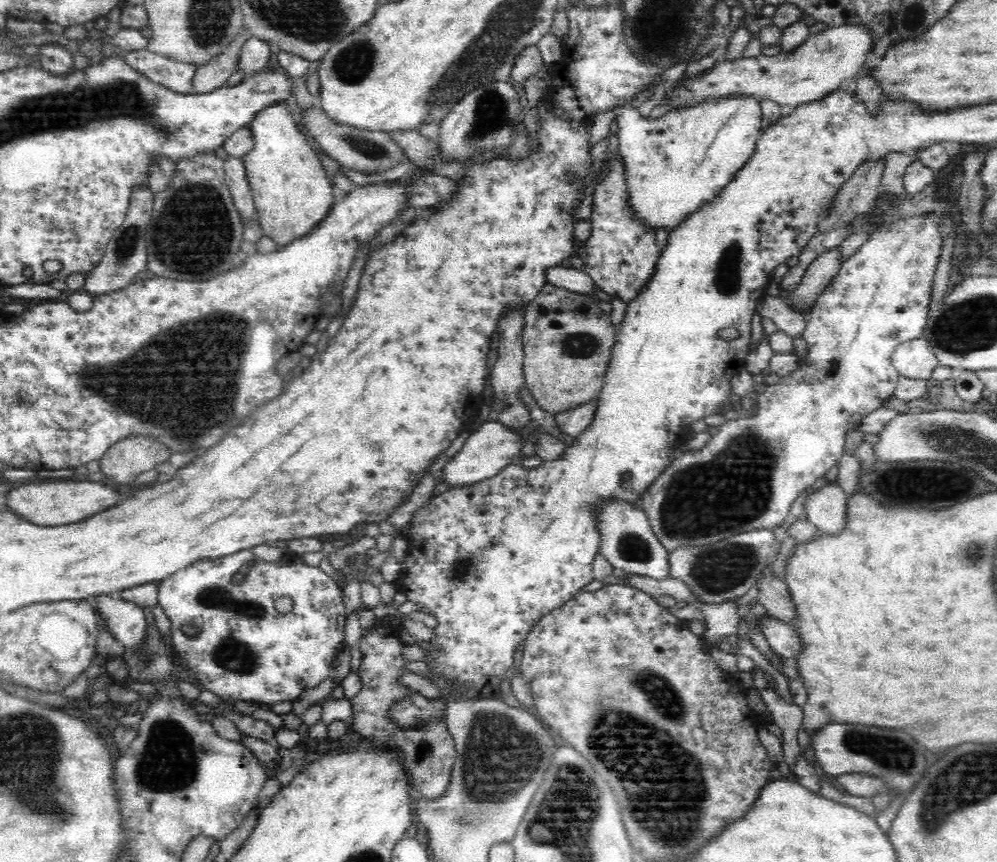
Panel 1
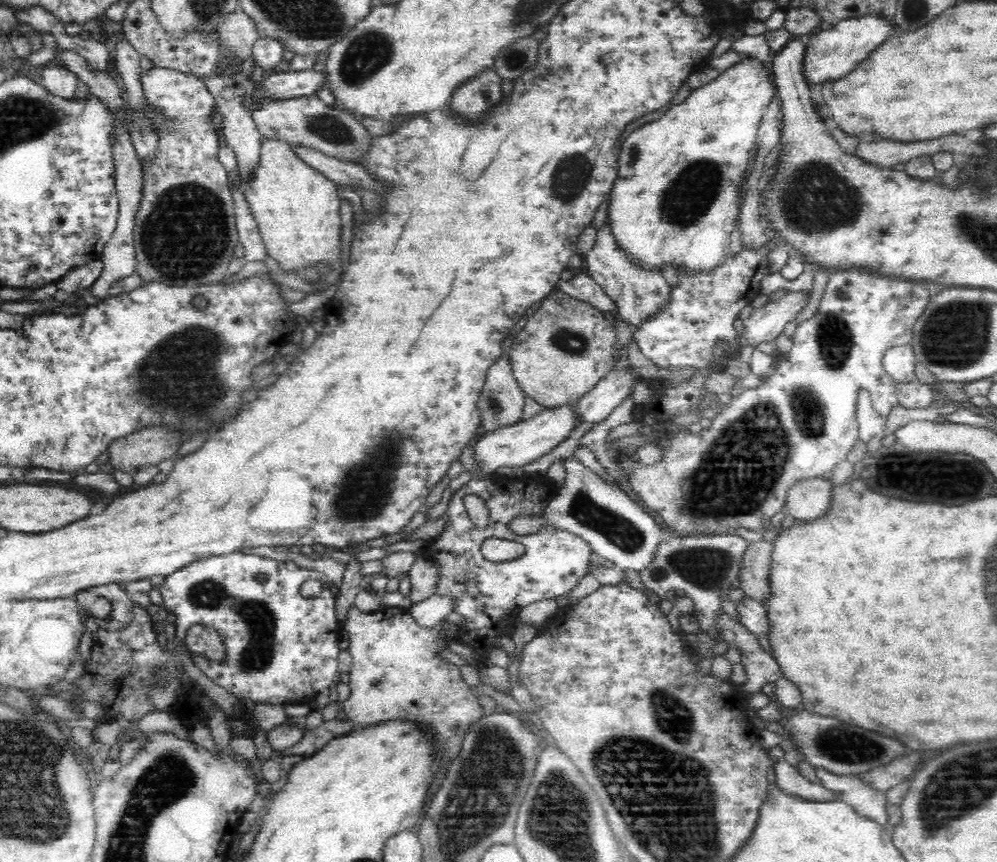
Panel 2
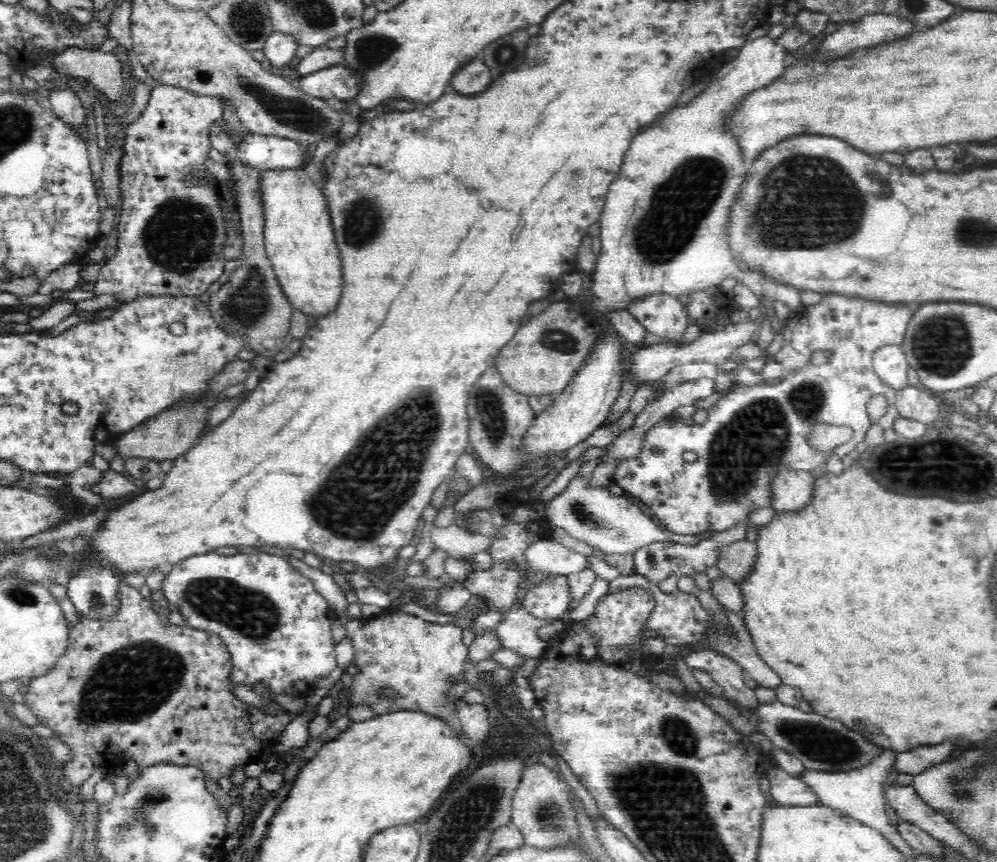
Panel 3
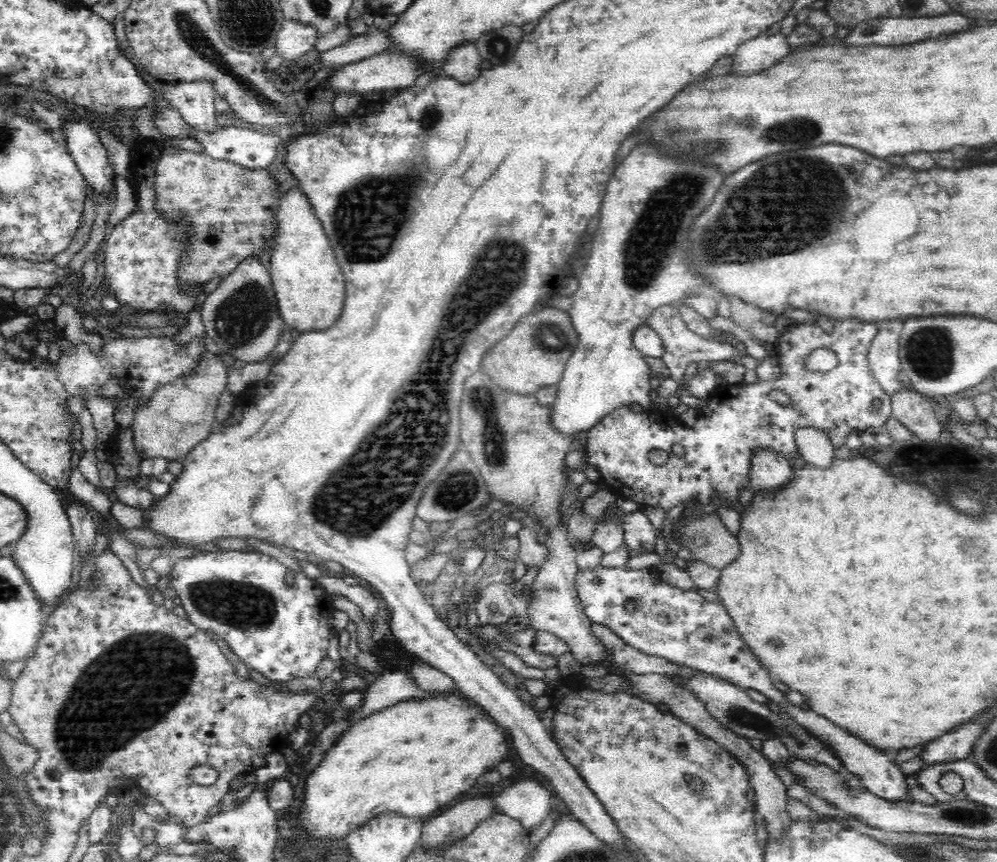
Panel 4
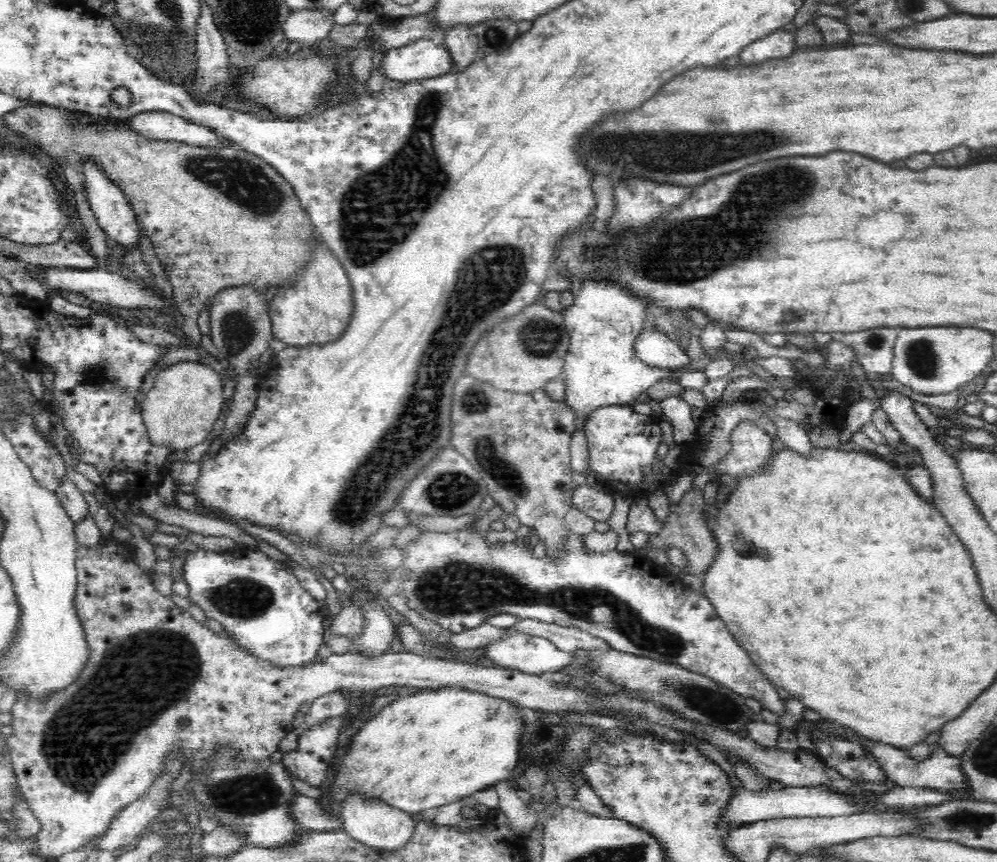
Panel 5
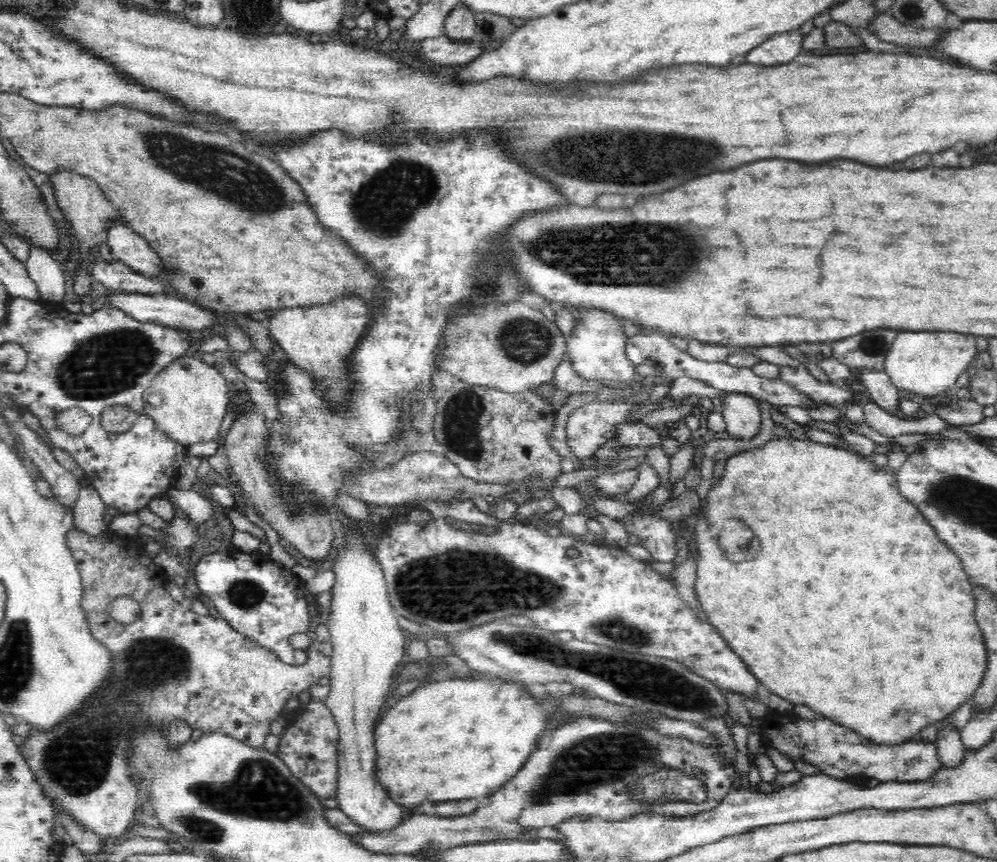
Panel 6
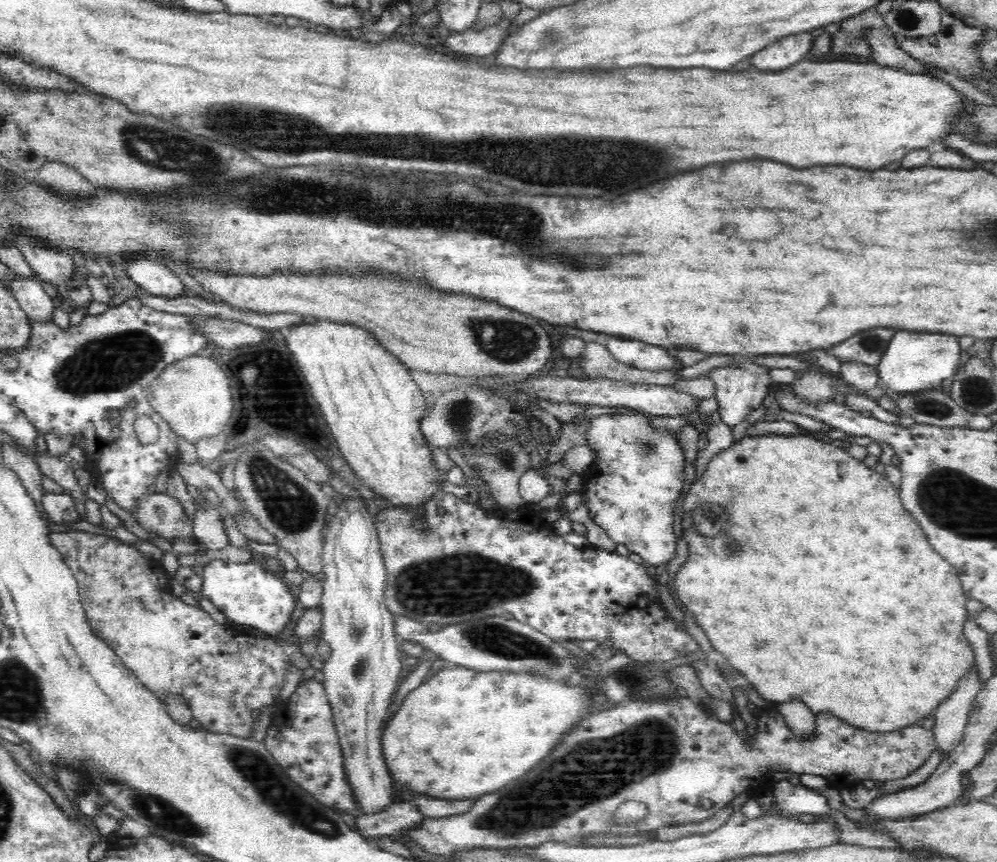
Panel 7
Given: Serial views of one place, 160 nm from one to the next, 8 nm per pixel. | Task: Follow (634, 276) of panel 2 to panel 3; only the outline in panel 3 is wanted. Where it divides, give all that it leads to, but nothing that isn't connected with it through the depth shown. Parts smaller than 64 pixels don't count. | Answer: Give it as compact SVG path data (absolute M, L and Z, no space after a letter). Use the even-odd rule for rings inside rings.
M664 294L648 295L630 303L628 311L647 328L647 332L664 338L666 344L677 346L681 340L679 346L684 346L682 334L689 325L689 316L685 305L676 297Z

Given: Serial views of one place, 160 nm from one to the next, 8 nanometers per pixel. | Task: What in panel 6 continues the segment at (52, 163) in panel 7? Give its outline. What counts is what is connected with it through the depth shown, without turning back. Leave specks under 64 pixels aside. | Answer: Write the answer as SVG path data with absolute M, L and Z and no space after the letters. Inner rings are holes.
M54 168L54 171L48 173L48 175L54 190L54 200L60 211L63 212L63 216L68 218L71 224L70 230L74 233L79 252L81 252L80 266L75 273L73 284L76 293L76 288L79 285L97 280L92 271L97 261L91 255L90 250L94 246L108 244L109 230L112 227L126 224L124 223L125 220L119 216L118 211L112 207L112 204L104 199L102 191L98 189L98 185L94 184L94 180L91 178L78 174L69 168Z

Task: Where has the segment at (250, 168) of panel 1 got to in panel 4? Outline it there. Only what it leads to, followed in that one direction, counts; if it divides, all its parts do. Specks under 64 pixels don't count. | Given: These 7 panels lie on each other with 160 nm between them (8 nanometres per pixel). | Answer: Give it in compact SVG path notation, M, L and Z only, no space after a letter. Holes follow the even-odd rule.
M297 188L285 195L279 211L281 231L277 236L277 247L267 261L278 315L284 327L290 328L290 332L299 332L299 336L312 331L327 331L341 317L346 298L346 277L306 198Z

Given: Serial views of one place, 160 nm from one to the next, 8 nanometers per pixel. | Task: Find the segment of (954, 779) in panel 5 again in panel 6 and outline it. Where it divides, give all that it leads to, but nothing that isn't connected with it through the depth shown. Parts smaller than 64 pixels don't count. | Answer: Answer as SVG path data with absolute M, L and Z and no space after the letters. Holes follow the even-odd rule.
M793 712L769 714L757 727L764 727L765 740L768 740L774 750L792 762L804 762L812 766L818 775L834 778L840 781L852 780L856 776L876 778L880 783L898 781L912 783L930 778L940 768L936 755L936 743L923 742L920 735L910 736L896 744L878 744L852 728L838 724L830 719L818 717L813 721L805 721Z

